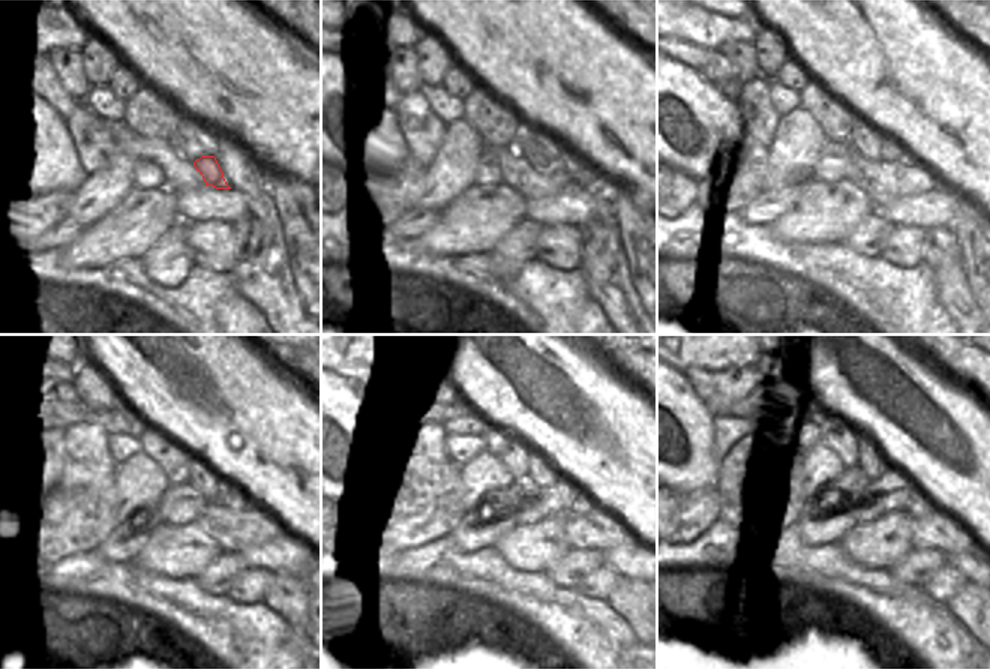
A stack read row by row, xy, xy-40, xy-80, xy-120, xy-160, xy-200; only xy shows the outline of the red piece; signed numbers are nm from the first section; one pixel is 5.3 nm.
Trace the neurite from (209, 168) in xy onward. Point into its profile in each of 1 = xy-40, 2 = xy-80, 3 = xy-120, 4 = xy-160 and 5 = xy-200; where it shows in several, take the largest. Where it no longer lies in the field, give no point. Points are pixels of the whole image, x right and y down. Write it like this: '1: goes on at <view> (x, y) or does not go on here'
1: goes on at xy-40 (533, 153)
2: goes on at xy-80 (869, 143)
3: goes on at xy-120 (204, 482)
4: goes on at xy-160 (540, 479)
5: goes on at xy-200 (873, 474)

